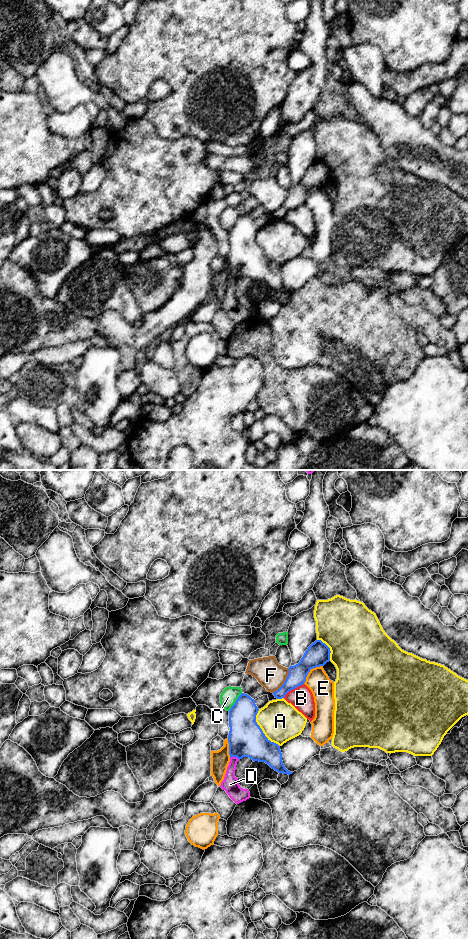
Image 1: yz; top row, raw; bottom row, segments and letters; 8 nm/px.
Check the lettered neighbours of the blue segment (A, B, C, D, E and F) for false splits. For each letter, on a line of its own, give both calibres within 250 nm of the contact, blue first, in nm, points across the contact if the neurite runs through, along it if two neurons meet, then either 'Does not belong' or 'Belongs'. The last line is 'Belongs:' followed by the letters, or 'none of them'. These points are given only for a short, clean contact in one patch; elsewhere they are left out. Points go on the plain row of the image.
A: Thickness 280 nm (blue) against 320 nm. Does not belong
B: Thickness 150 nm (blue) against 180 nm. Does not belong
C: Thickness 240 nm (blue) against 140 nm. Does not belong
D: Thickness 280 nm (blue) against 130 nm. Does not belong
E: Thickness 190 nm (blue) against 190 nm. Does not belong
F: Thickness 150 nm (blue) against 220 nm. Boundary: yz (288, 188), (285, 201), (272, 212). Does not belong
Belongs: none of them

